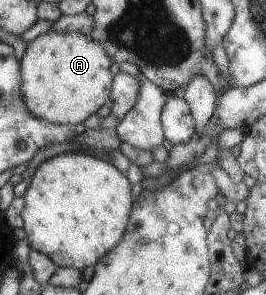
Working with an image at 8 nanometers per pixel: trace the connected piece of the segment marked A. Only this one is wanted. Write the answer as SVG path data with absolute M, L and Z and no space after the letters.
M49 30L27 43L19 62L20 96L33 117L54 125L77 125L109 100L110 83L113 79L108 69L111 63L102 45L88 35Z

